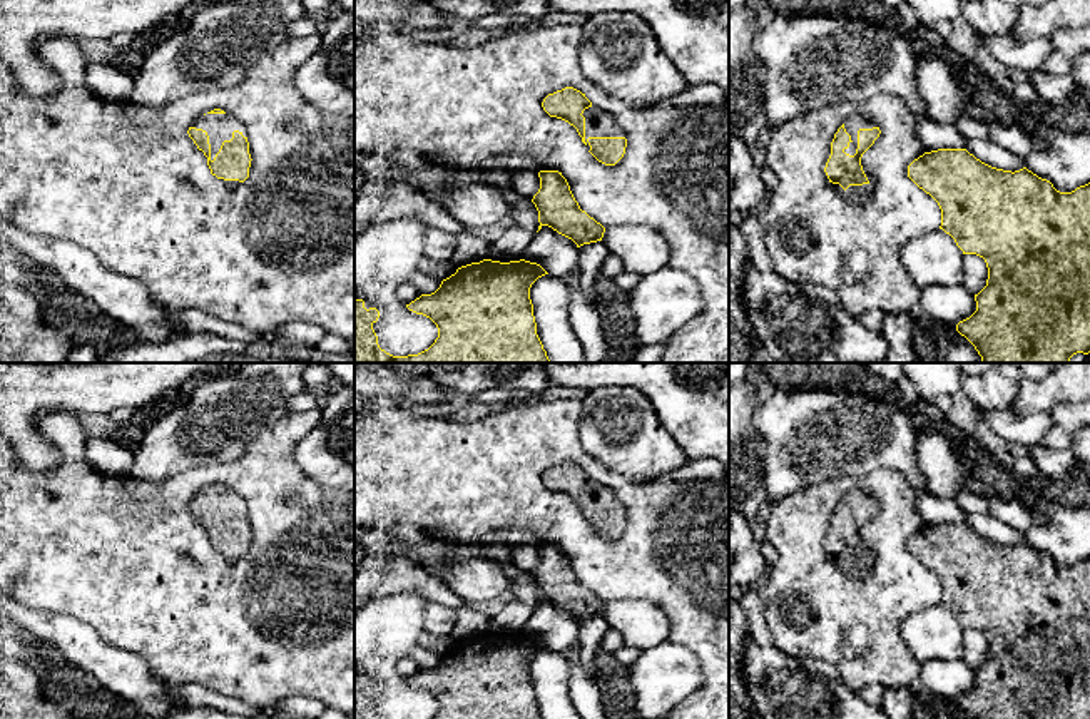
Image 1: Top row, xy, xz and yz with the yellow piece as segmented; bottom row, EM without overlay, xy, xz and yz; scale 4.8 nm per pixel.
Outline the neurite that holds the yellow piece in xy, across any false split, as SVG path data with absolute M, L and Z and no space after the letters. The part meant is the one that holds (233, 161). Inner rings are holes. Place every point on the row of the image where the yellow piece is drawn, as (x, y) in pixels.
M214 109L197 117L187 130L207 157L211 174L229 189L249 177L251 154L247 134L239 119Z

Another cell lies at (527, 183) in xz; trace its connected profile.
M515 171L513 172L513 189L527 199L533 199L533 196L540 189L540 177L535 171Z

